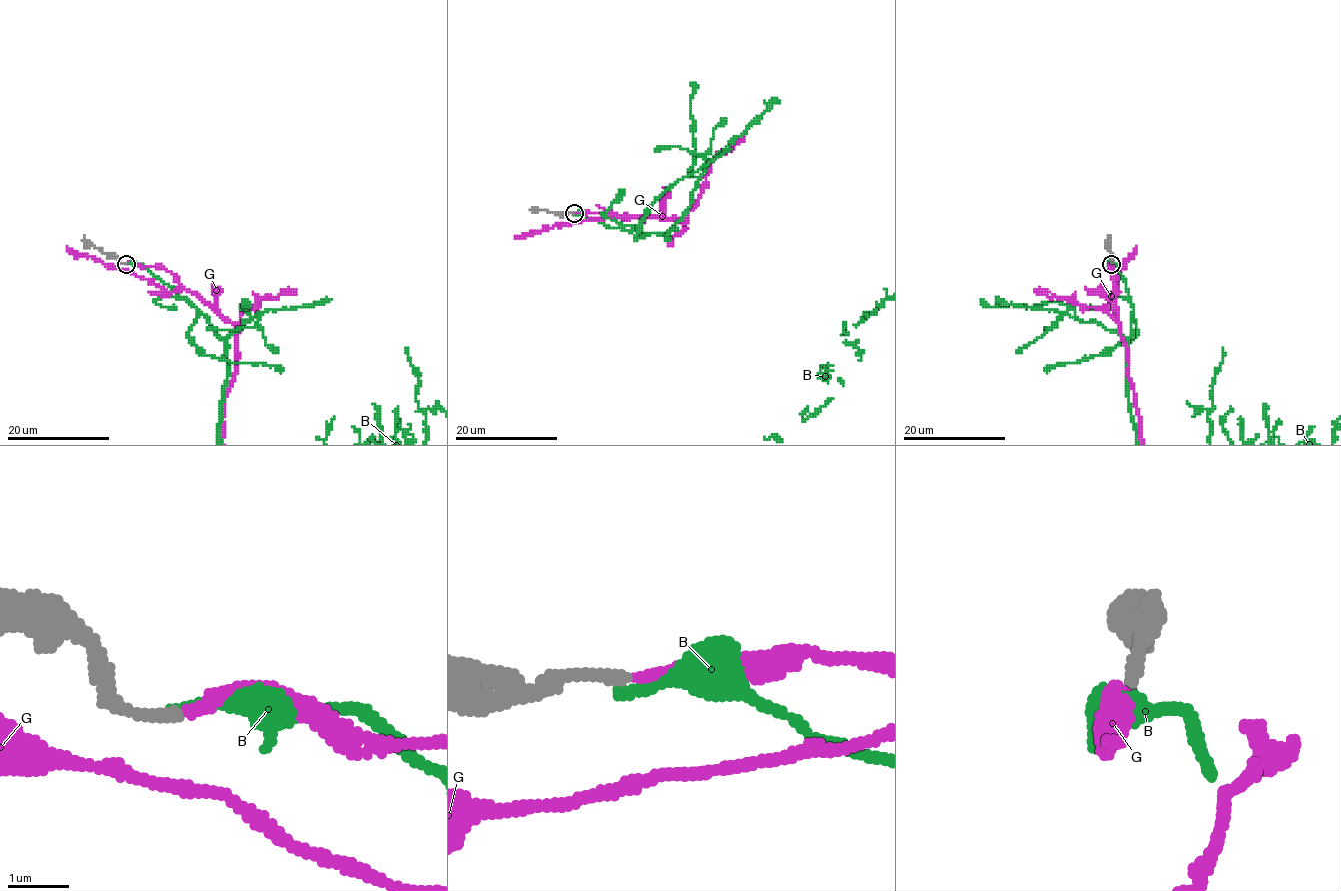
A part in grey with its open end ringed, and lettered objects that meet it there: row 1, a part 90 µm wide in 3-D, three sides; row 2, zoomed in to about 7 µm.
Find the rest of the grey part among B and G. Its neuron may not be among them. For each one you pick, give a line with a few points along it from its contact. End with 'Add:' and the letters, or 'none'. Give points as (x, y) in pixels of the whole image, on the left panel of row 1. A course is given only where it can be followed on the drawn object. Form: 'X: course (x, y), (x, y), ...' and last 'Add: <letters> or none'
Add: G

